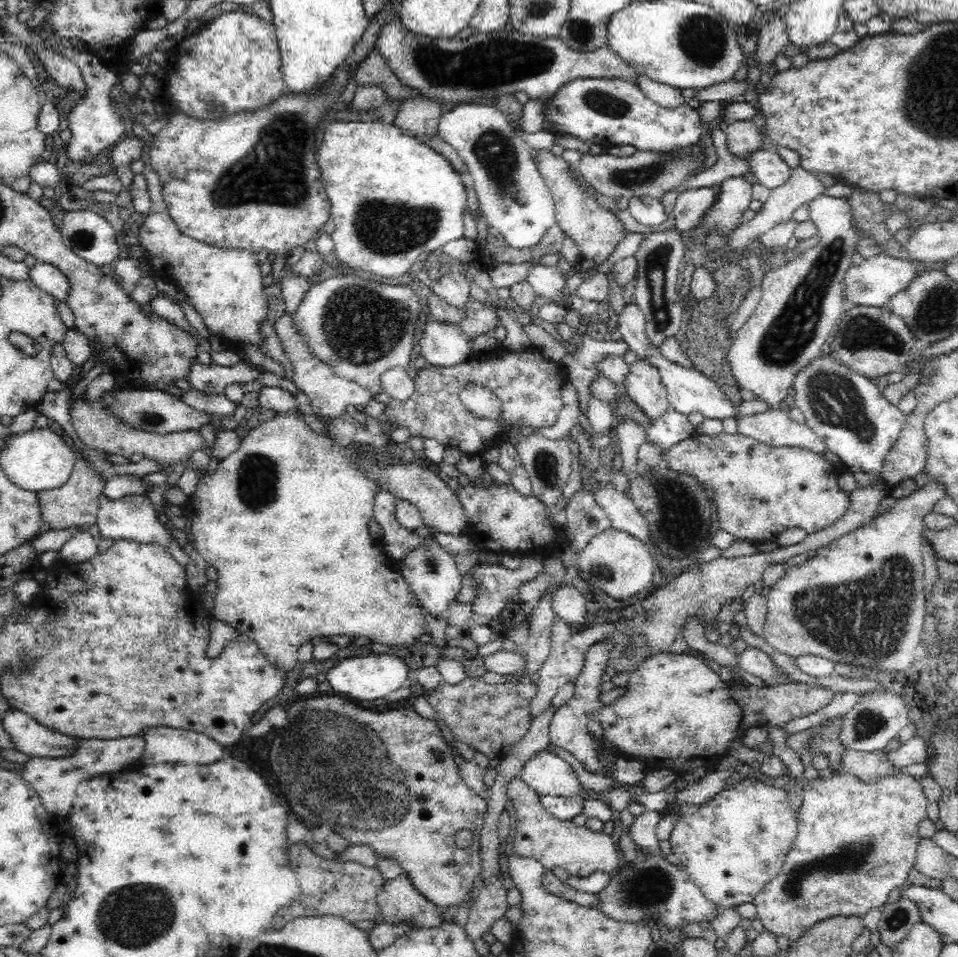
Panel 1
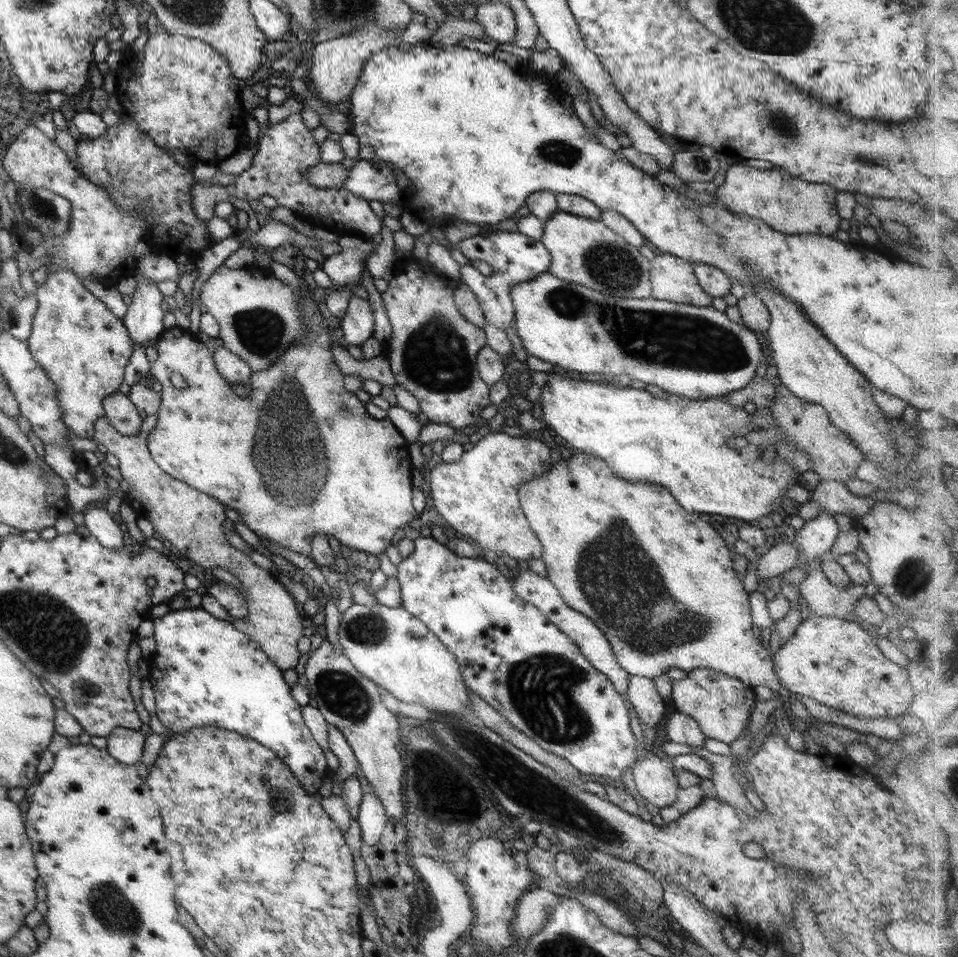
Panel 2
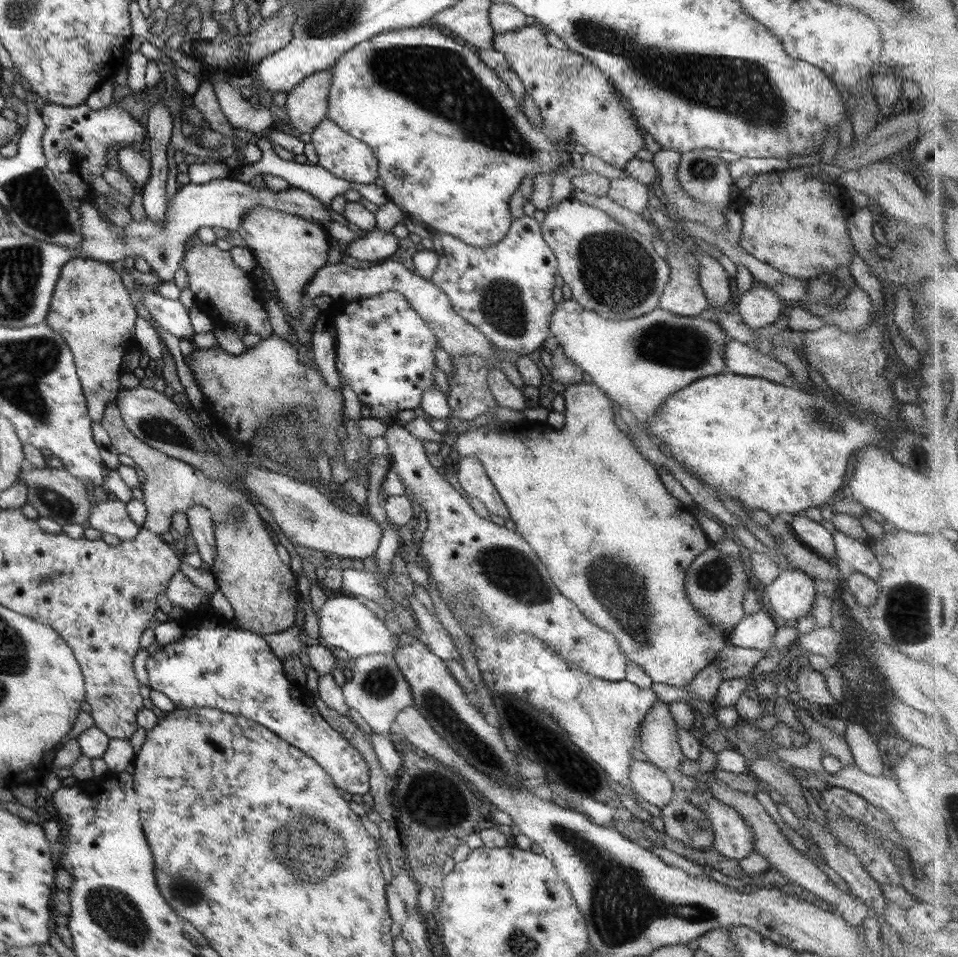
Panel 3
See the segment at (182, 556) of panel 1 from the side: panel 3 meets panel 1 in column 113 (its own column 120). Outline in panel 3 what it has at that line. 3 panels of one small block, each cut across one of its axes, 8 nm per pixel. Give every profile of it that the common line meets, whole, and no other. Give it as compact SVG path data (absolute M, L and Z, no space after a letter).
M93 499L87 523L92 529L103 534L113 534L120 541L133 540L139 527L133 523L126 511L126 504L120 501L100 501Z

